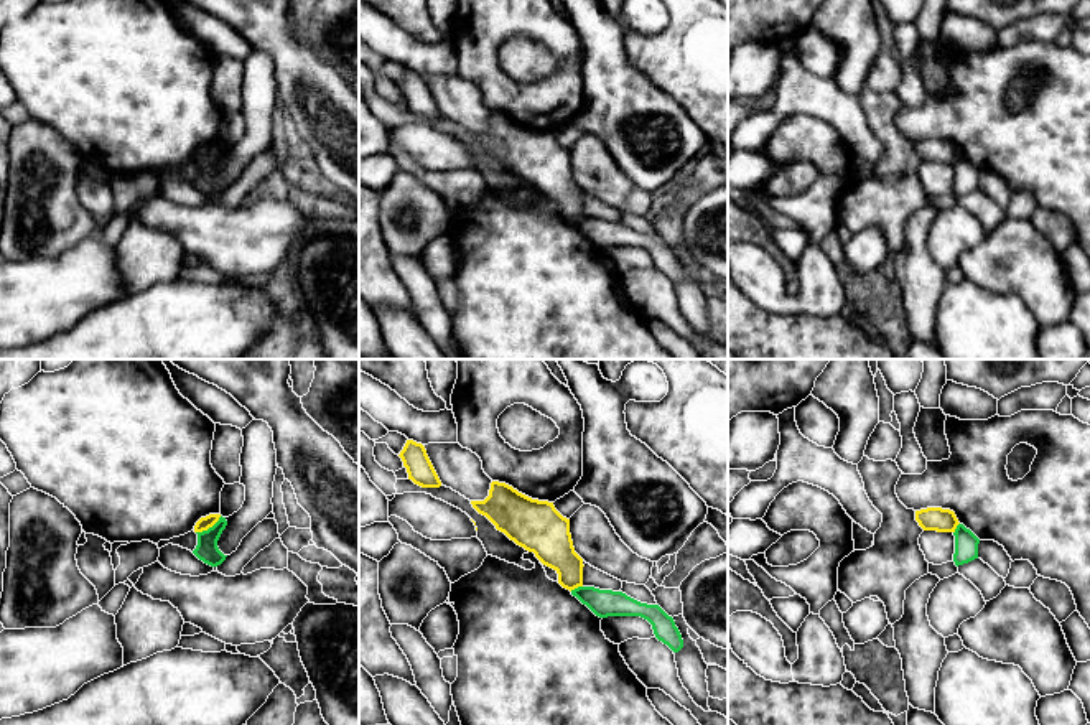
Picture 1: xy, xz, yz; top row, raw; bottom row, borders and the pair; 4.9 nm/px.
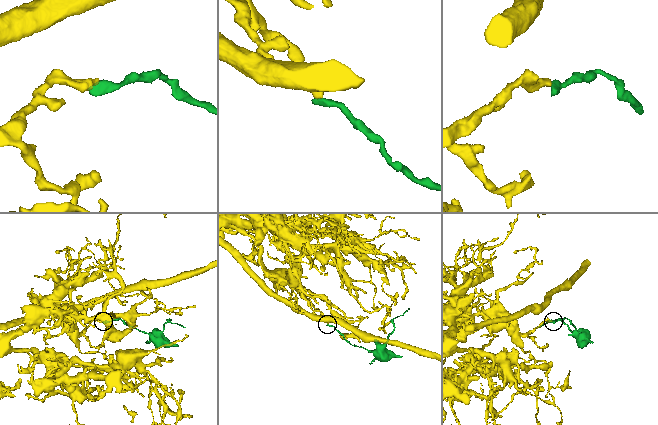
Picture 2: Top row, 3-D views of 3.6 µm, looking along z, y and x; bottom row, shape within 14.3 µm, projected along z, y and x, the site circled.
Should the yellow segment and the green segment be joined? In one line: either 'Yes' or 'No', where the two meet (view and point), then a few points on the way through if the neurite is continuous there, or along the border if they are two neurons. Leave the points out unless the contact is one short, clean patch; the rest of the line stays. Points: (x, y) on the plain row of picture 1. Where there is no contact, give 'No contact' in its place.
No. Touches yellow at xy (208, 159). Boundary: xy (221, 147), (211, 157), (196, 163)

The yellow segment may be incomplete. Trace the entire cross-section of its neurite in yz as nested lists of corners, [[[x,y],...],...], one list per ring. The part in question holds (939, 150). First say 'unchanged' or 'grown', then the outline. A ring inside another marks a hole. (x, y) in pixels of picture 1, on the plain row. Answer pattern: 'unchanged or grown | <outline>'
unchanged | [[[942,138],[915,142],[915,152],[924,161],[955,163],[960,155],[955,143]]]

